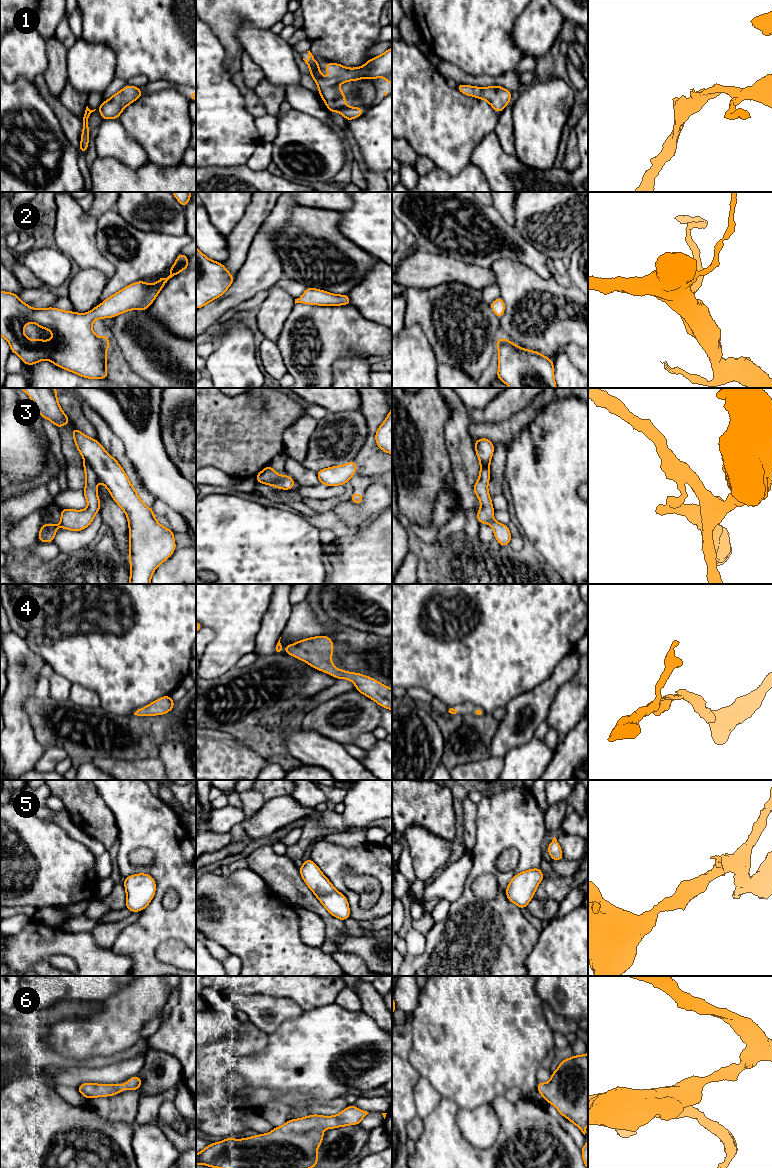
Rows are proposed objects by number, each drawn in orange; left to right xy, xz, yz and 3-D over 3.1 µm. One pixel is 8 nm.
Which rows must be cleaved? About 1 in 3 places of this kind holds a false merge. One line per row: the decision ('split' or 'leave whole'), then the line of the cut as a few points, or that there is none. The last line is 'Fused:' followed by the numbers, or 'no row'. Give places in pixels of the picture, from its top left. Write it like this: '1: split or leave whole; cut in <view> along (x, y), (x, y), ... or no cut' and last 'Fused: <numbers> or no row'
1: leave whole; no cut
2: leave whole; no cut
3: leave whole; no cut
4: leave whole; no cut
5: leave whole; no cut
6: leave whole; no cut
Fused: no row

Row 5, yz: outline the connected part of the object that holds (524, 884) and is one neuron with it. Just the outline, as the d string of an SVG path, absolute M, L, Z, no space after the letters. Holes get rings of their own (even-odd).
M540 867L518 873L506 888L507 899L520 909L526 908L543 879Z

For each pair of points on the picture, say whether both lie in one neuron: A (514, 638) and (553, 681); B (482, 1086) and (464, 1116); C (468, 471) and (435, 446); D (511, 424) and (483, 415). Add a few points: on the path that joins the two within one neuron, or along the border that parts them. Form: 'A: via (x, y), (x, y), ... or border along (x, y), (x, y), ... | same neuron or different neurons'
A: border along (564, 657), (553, 672), (531, 690) | different neurons
B: border along (489, 1103), (484, 1103), (470, 1109), (459, 1108) | different neurons
C: border along (443, 433), (451, 470) | different neurons
D: border along (521, 409), (505, 420), (478, 423) | different neurons

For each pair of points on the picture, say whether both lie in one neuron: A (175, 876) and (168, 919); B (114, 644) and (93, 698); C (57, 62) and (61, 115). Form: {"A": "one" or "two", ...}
{"A": "one", "B": "two", "C": "one"}

